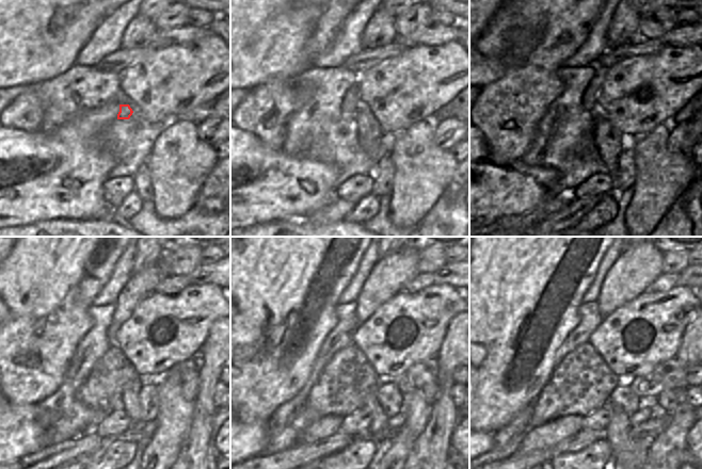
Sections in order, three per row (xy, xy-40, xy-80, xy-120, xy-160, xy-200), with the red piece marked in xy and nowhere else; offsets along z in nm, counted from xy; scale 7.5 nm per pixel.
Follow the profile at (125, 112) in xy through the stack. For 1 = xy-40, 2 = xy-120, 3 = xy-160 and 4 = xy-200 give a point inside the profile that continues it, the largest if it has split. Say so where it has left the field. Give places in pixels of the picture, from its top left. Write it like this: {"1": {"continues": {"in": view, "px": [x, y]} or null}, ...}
{"1": {"continues": {"in": "xy-40", "px": [370, 133]}}, "2": {"continues": {"in": "xy-120", "px": [131, 389]}}, "3": {"continues": {"in": "xy-160", "px": [378, 431]}}, "4": {"continues": {"in": "xy-200", "px": [631, 453]}}}

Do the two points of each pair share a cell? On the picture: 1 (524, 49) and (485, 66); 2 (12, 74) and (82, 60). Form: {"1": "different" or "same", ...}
{"1": "same", "2": "different"}

